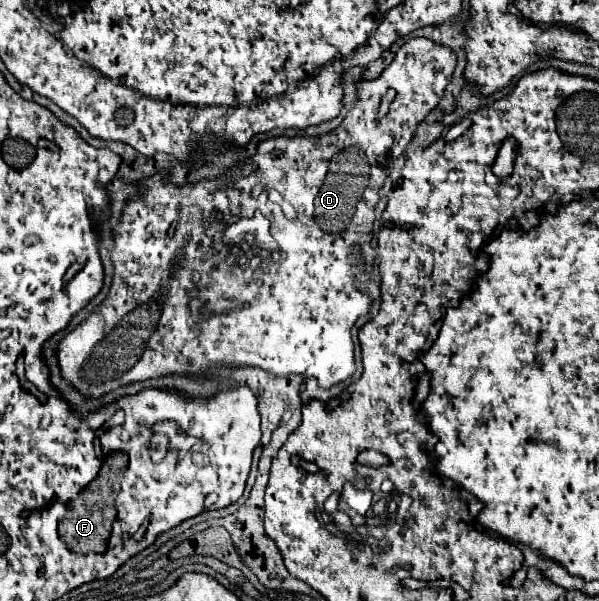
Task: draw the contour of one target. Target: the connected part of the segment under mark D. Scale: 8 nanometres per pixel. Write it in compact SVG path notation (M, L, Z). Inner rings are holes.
M412 38L400 46L392 64L376 80L362 80L356 84L360 100L332 134L303 138L272 137L258 146L254 161L252 157L231 168L236 170L250 164L247 176L220 176L216 180L200 180L198 184L174 186L172 182L166 182L166 174L158 174L158 178L142 182L142 188L146 190L126 204L122 222L112 228L116 244L112 248L114 280L110 294L76 330L66 334L58 346L62 376L86 398L98 398L124 382L158 378L170 372L200 374L208 372L212 366L232 364L258 366L276 376L312 376L322 388L330 388L350 378L354 374L354 344L350 330L360 316L368 314L372 304L370 296L364 296L354 288L348 260L350 246L360 244L366 262L372 264L374 252L370 248L370 232L374 208L378 204L378 190L384 184L386 170L404 152L418 122L438 106L448 82L452 80L454 68L456 54L448 46L436 44L428 38ZM364 164L368 164L368 184L362 190ZM257 190L266 190L263 191L268 196L265 199L271 199L272 207L274 203L274 212L272 208L269 220L270 234L276 242L283 240L285 248L282 254L280 246L278 252L267 253L265 244L252 236L244 241L228 243L224 242L224 232L223 237L216 236L220 234L218 228L226 229L244 216L244 206L248 204L248 198L258 196ZM212 222L218 222L218 226L210 228ZM256 280L261 280L262 284L257 284ZM204 310L214 314L210 316Z

